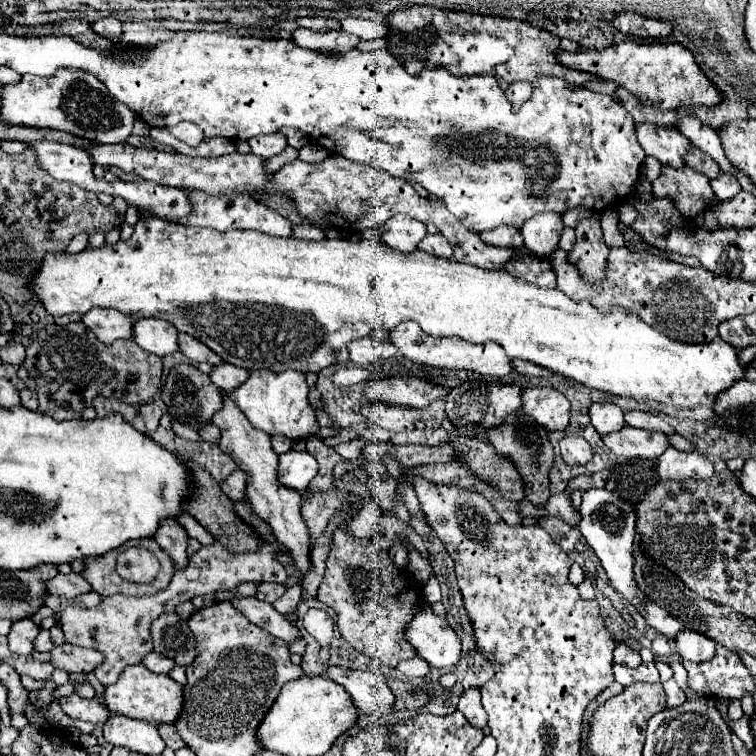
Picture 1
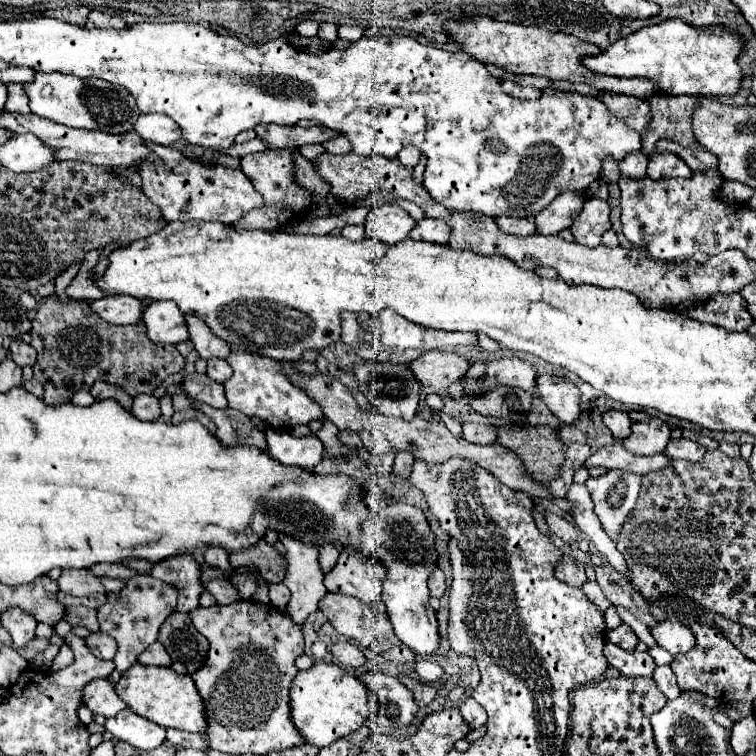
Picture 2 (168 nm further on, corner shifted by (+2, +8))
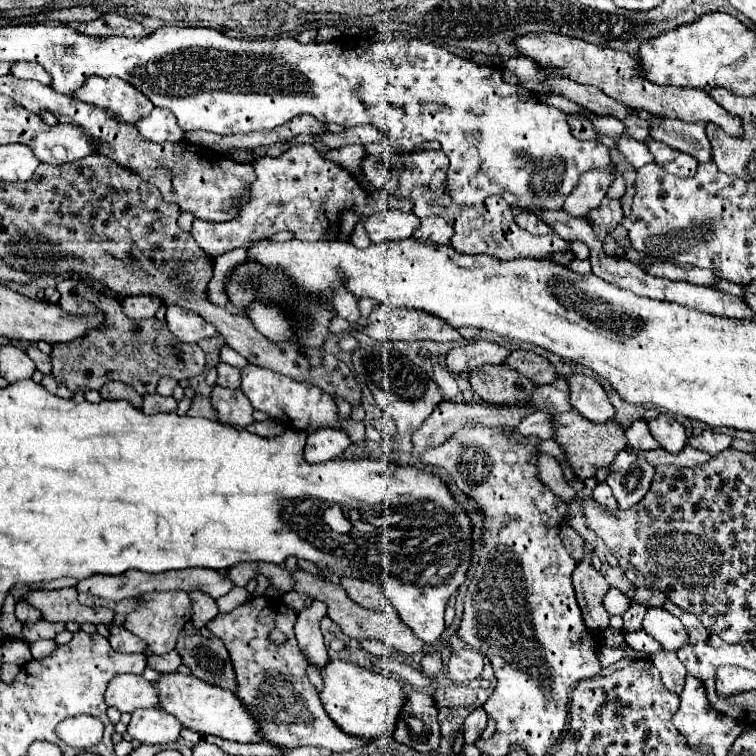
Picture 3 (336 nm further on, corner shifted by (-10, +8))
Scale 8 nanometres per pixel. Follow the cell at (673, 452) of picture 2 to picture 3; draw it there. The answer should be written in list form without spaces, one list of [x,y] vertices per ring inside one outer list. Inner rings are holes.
[[[704,430],[702,434],[688,438],[688,446],[696,448],[696,450],[702,450],[706,454],[712,454],[712,456],[730,448],[730,442],[732,442],[730,436],[720,434],[720,432],[712,432],[712,430]]]

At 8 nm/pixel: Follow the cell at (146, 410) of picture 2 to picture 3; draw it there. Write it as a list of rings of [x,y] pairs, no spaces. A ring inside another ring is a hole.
[[[146,394],[142,412],[144,414],[160,414],[160,412],[174,412],[176,410],[176,400],[170,396],[160,396],[160,394]]]

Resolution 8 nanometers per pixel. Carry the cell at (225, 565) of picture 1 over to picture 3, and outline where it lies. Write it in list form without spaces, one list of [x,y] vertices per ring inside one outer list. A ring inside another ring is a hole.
[[[170,590],[170,592],[148,592],[136,598],[136,608],[126,616],[126,630],[136,634],[148,644],[146,654],[166,654],[174,650],[176,638],[184,624],[192,618],[192,606],[190,598],[182,590]]]

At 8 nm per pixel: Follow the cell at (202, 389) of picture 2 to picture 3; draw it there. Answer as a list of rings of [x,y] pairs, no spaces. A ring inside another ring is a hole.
[[[216,384],[212,388],[210,402],[212,402],[214,410],[218,412],[218,418],[224,424],[238,424],[238,428],[242,428],[242,426],[248,426],[254,422],[254,418],[252,418],[254,408],[250,406],[250,402],[242,390],[228,390],[228,388],[222,388]]]

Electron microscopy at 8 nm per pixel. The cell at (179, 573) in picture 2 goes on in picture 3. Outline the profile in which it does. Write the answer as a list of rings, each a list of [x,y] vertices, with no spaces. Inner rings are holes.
[[[198,590],[188,592],[188,594],[192,600],[192,622],[194,622],[194,626],[202,628],[202,626],[206,626],[208,620],[212,620],[218,614],[216,602],[212,598],[208,598],[208,594],[198,592]]]

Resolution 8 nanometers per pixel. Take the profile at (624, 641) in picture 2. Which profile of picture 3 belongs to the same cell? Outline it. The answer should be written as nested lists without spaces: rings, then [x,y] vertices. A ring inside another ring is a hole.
[[[630,602],[630,610],[622,616],[624,618],[624,632],[638,632],[642,630],[642,618],[646,614],[646,606],[640,602]]]

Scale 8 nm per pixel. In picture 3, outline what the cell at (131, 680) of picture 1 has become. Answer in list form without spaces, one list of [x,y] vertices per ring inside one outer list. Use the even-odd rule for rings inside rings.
[[[160,674],[156,682],[152,682],[158,690],[160,698],[160,708],[174,718],[180,720],[180,724],[188,730],[194,730],[198,734],[212,734],[224,740],[234,740],[234,742],[260,742],[258,730],[256,730],[256,720],[244,710],[240,700],[224,688],[200,682],[192,674]]]

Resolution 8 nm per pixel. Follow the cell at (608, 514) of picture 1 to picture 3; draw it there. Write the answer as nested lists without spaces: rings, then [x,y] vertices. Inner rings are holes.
[[[618,452],[616,460],[610,464],[610,474],[606,484],[612,488],[612,494],[618,502],[618,508],[632,508],[644,494],[650,490],[654,478],[654,466],[644,458],[638,458],[628,452]]]

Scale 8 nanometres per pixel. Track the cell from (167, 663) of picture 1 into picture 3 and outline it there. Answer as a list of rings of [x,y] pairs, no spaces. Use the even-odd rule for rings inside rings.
[[[172,650],[172,652],[168,652],[168,654],[162,654],[162,656],[156,656],[156,654],[152,654],[150,658],[148,658],[148,668],[152,668],[152,670],[156,670],[156,672],[176,672],[176,668],[182,664],[182,660],[180,660],[180,654],[176,652],[176,650]]]

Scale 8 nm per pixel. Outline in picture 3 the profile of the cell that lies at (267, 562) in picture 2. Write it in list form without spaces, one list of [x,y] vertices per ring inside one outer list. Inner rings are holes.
[[[296,568],[296,572],[290,574],[294,578],[294,586],[292,590],[296,592],[304,592],[308,594],[310,598],[316,598],[316,600],[322,600],[328,604],[328,616],[340,626],[340,630],[350,636],[350,638],[356,638],[356,640],[382,640],[386,644],[390,644],[392,648],[404,652],[406,656],[412,656],[412,654],[418,654],[418,652],[424,652],[424,642],[420,642],[412,630],[408,626],[404,626],[404,622],[398,618],[398,614],[388,614],[388,612],[374,612],[374,610],[368,610],[368,608],[362,608],[358,606],[356,602],[350,600],[350,596],[346,594],[346,590],[340,586],[340,584],[332,584],[324,578],[318,578],[318,576],[312,576],[308,572],[304,572],[302,568]]]

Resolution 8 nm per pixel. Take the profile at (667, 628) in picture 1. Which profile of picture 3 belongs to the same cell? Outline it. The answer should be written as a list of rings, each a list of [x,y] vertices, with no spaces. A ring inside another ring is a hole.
[[[600,482],[600,484],[594,488],[594,492],[592,492],[592,498],[594,498],[596,502],[600,502],[602,506],[606,506],[608,509],[618,508],[618,504],[616,500],[614,500],[612,492],[610,492],[610,486],[608,486],[608,484],[604,484],[604,482]]]

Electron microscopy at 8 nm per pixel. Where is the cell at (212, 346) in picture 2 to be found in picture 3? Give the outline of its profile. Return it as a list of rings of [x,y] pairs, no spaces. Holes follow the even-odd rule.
[[[226,344],[220,348],[220,360],[226,362],[226,364],[232,364],[232,366],[236,366],[236,368],[244,368],[244,366],[248,364],[236,350],[232,350],[232,348],[226,346]]]

